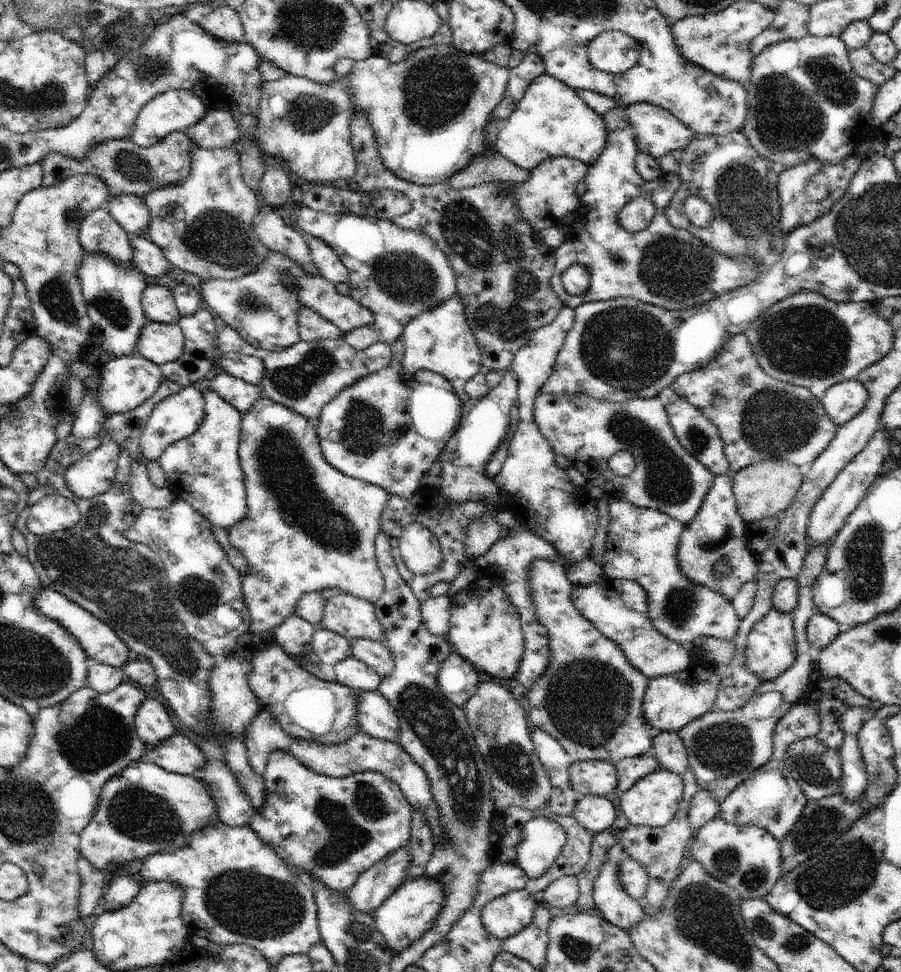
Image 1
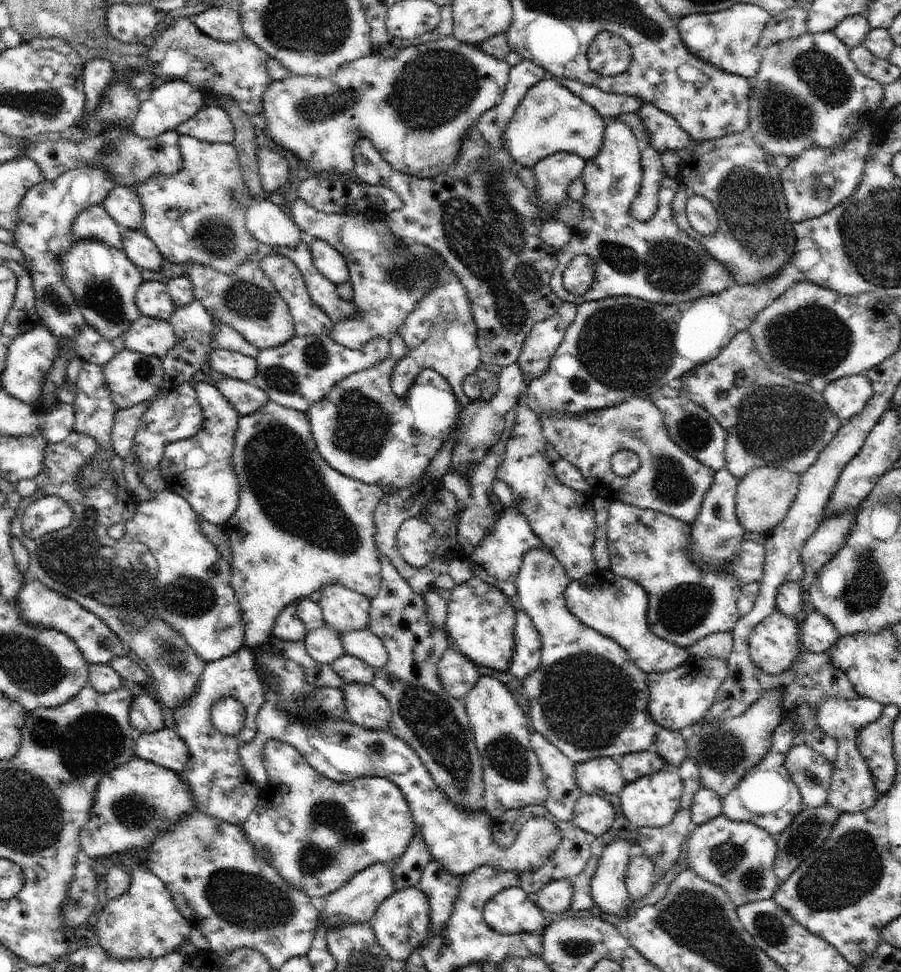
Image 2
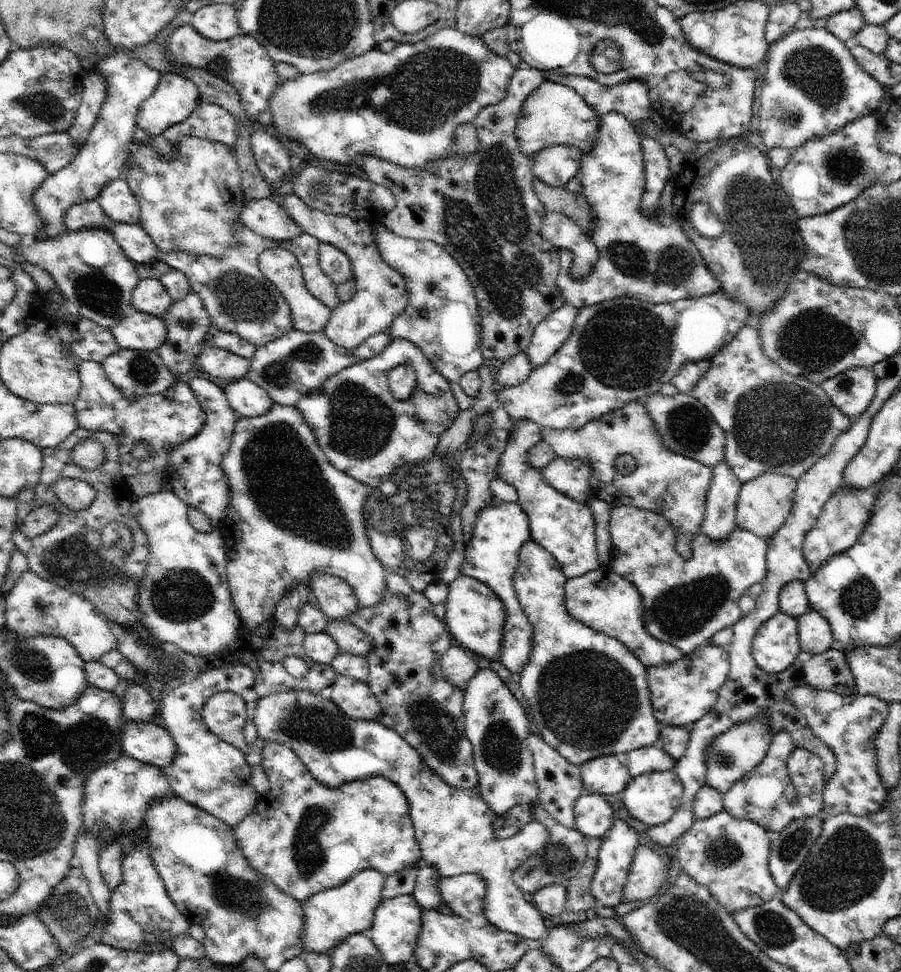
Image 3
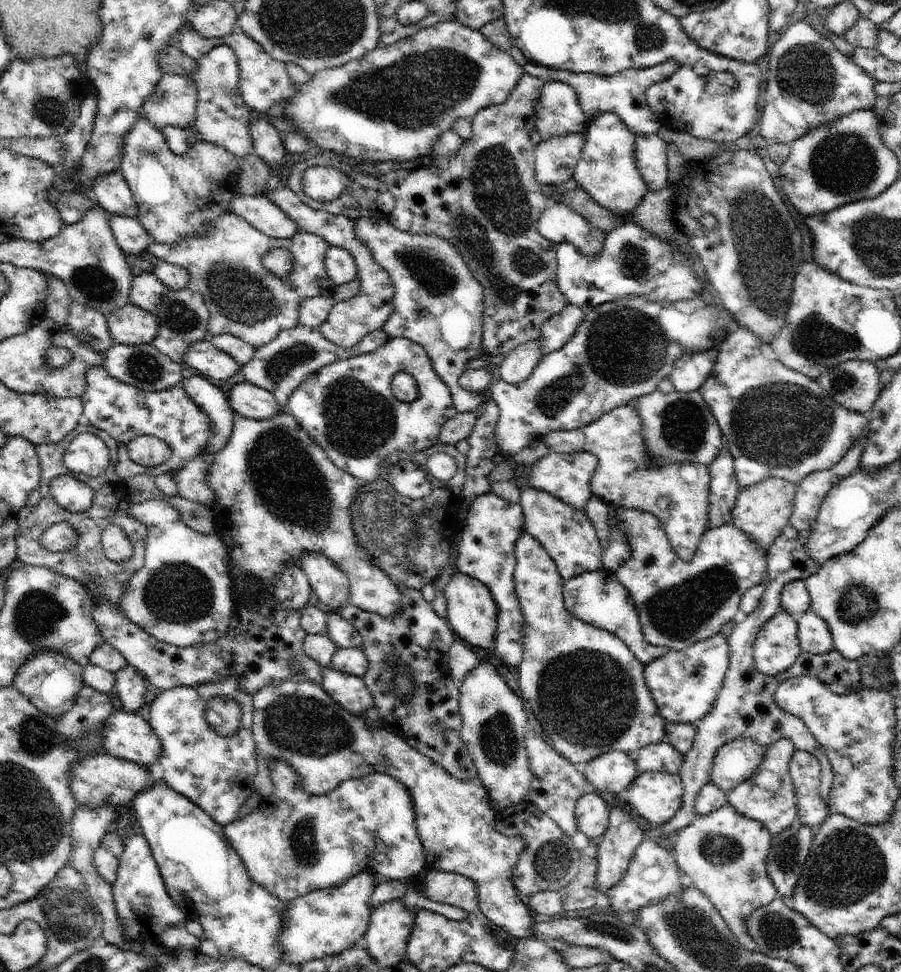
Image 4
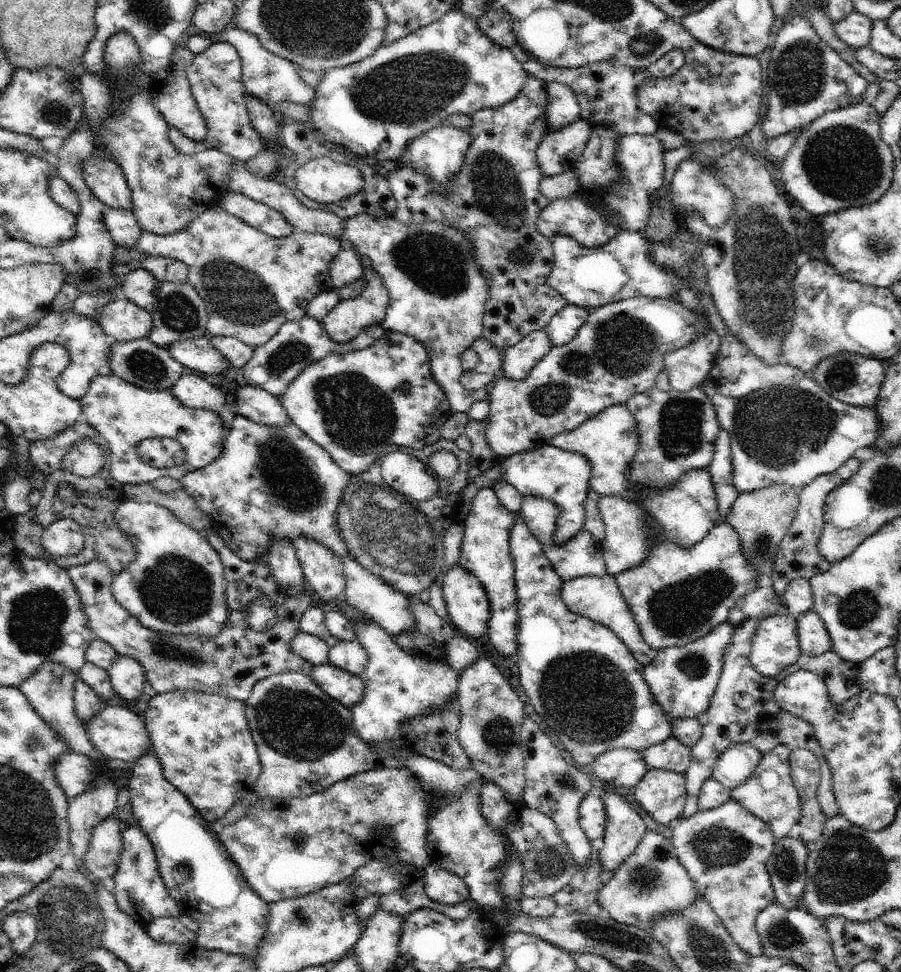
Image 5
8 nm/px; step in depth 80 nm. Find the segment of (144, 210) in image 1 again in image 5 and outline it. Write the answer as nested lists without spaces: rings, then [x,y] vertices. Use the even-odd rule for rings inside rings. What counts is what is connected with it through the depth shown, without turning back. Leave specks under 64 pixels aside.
[[[90,156],[81,167],[85,183],[98,200],[109,208],[133,210],[132,193],[118,163]]]

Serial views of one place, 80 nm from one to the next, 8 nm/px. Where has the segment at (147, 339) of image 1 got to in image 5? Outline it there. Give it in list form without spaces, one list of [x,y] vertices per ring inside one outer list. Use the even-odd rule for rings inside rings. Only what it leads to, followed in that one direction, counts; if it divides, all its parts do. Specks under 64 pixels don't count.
[[[123,297],[105,304],[96,320],[107,335],[122,342],[149,338],[153,329],[151,313]]]

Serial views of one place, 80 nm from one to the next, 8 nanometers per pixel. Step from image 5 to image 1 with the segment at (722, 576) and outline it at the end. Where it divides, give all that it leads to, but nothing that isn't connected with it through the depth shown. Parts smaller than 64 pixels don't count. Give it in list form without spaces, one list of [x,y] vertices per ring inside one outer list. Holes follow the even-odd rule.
[[[626,501],[610,502],[609,515],[604,576],[634,581],[645,590],[649,617],[656,630],[684,646],[703,636],[735,642],[741,620],[733,604],[720,593],[690,582],[680,572],[676,553],[685,524],[666,513],[635,507]]]

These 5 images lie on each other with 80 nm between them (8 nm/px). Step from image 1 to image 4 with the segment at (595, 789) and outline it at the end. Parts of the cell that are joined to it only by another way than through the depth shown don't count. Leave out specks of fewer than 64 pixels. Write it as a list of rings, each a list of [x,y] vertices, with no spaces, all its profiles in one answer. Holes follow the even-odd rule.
[[[610,751],[593,758],[580,767],[590,789],[616,794],[627,789],[640,775],[636,770],[634,755]]]

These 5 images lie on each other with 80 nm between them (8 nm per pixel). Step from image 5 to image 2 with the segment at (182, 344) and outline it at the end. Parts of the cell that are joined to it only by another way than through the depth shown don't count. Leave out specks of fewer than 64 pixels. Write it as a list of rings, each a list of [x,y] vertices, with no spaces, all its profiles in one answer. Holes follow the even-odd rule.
[[[212,347],[207,365],[211,365],[210,367],[214,368],[216,372],[220,372],[226,377],[248,381],[249,383],[258,374],[256,358],[226,349]]]

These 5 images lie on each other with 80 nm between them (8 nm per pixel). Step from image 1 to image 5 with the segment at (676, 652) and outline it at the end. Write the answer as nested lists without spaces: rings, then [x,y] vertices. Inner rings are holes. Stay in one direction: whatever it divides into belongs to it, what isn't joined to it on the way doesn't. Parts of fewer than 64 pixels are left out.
[[[584,575],[569,581],[563,581],[561,597],[569,611],[581,617],[589,618],[595,623],[600,623],[612,630],[612,632],[624,642],[628,650],[632,653],[632,656],[634,656],[640,664],[646,666],[656,658],[658,651],[648,646],[648,643],[642,638],[639,624],[636,622],[634,613],[628,606],[624,595],[621,593],[614,575]]]

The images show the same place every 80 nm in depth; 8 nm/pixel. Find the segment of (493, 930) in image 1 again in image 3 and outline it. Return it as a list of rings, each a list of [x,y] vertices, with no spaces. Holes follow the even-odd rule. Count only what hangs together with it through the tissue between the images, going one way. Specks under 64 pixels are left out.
[[[289,691],[259,698],[255,710],[254,724],[257,728],[256,740],[245,747],[246,762],[251,768],[250,782],[256,792],[267,796],[271,791],[271,778],[265,773],[263,763],[263,748],[271,742],[281,742],[292,747],[300,757],[312,776],[323,785],[336,788],[344,783],[363,781],[373,776],[383,776],[390,779],[400,790],[404,791],[409,802],[409,815],[415,828],[415,839],[420,847],[421,867],[436,867],[442,877],[454,877],[464,873],[480,873],[487,882],[487,893],[483,904],[484,916],[496,929],[527,938],[537,943],[546,932],[547,920],[534,906],[534,903],[524,899],[524,893],[512,880],[514,871],[521,867],[533,855],[542,854],[549,843],[550,829],[542,822],[533,820],[527,822],[514,836],[509,839],[499,839],[493,831],[495,814],[483,801],[479,790],[465,791],[452,788],[441,780],[415,748],[412,748],[395,730],[384,726],[381,722],[357,721],[344,714],[340,707],[324,694],[312,694],[308,691]]]

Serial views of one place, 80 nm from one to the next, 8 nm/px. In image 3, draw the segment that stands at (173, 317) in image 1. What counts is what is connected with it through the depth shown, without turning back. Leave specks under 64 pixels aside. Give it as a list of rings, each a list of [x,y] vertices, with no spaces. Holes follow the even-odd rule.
[[[157,279],[138,281],[131,297],[134,310],[160,318],[164,317],[173,305],[172,297],[164,288],[162,281]]]

